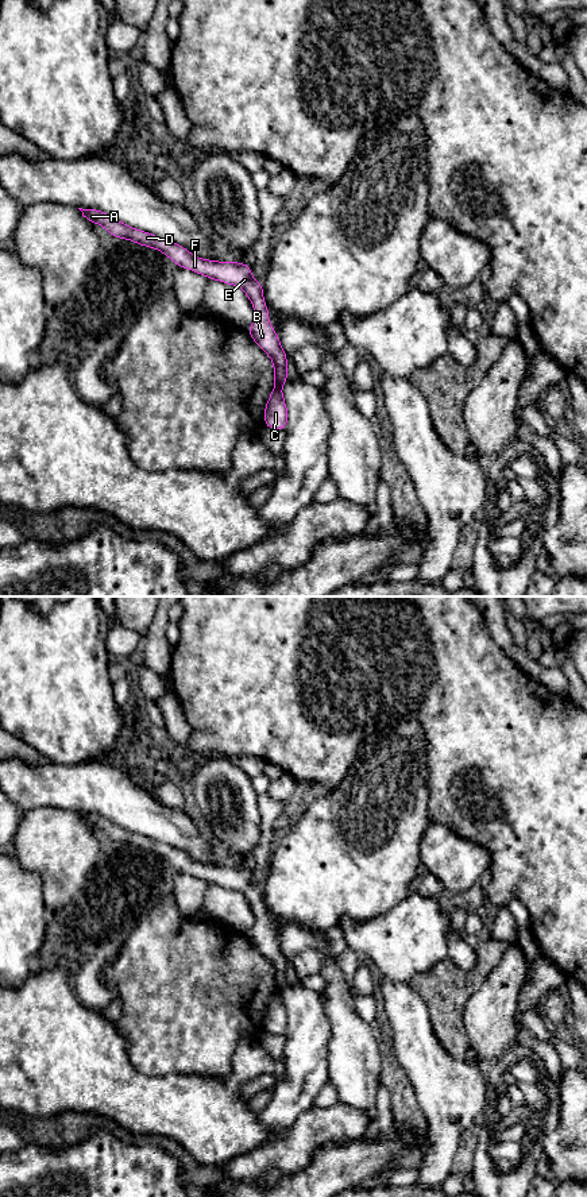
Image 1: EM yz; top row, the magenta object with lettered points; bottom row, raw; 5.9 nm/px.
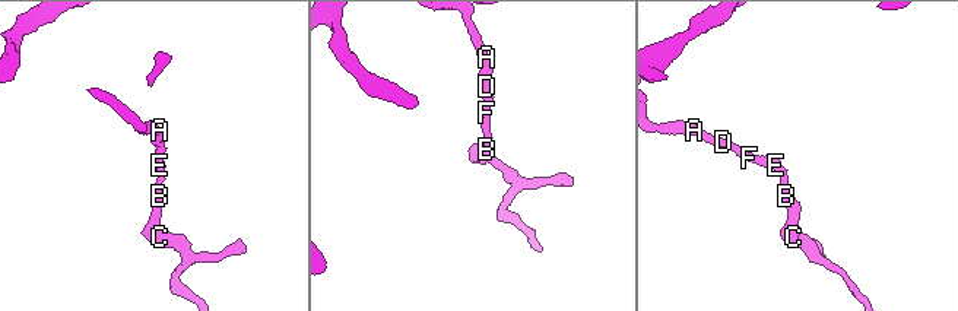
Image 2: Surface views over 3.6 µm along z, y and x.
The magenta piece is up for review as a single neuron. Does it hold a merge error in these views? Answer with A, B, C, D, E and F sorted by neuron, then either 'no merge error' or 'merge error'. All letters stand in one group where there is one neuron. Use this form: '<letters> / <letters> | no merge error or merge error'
A B C D E F | no merge error

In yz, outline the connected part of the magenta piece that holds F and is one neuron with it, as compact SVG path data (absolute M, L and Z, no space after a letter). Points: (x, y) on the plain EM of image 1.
M82 814L82 820L101 829L112 841L135 846L144 852L152 852L167 860L173 868L244 895L255 914L255 924L248 932L252 945L270 961L274 969L274 995L264 1012L264 1031L285 1035L287 1028L287 1011L282 1000L282 991L287 986L287 961L281 951L279 942L269 926L269 914L263 904L263 889L252 883L251 870L233 865L205 865L192 860L185 852L158 842L146 835L128 831L99 814Z

